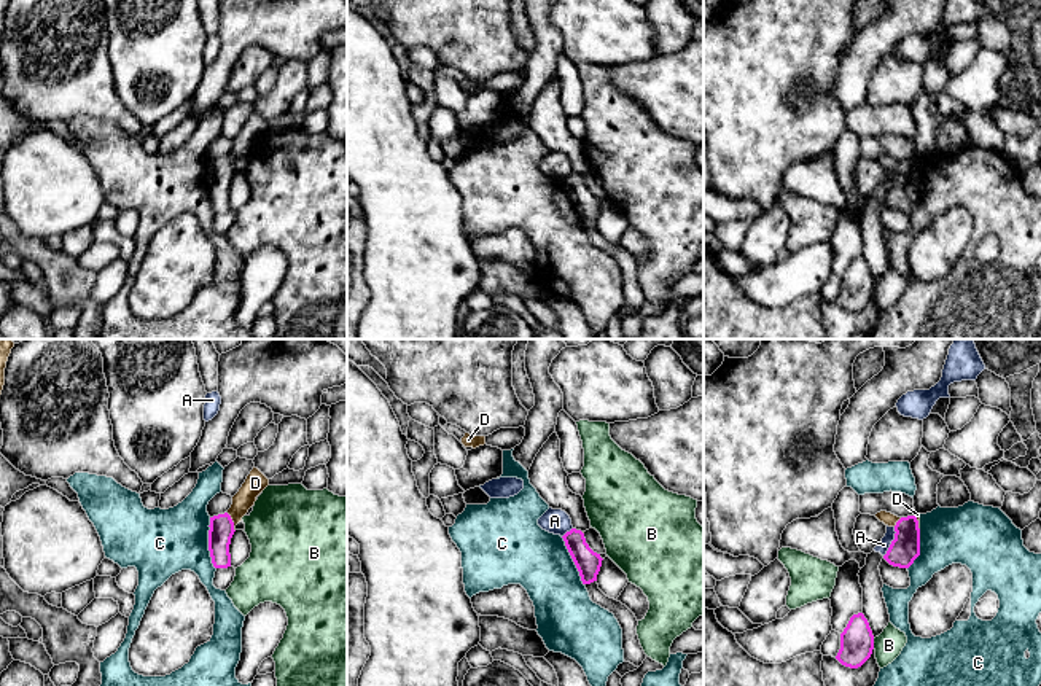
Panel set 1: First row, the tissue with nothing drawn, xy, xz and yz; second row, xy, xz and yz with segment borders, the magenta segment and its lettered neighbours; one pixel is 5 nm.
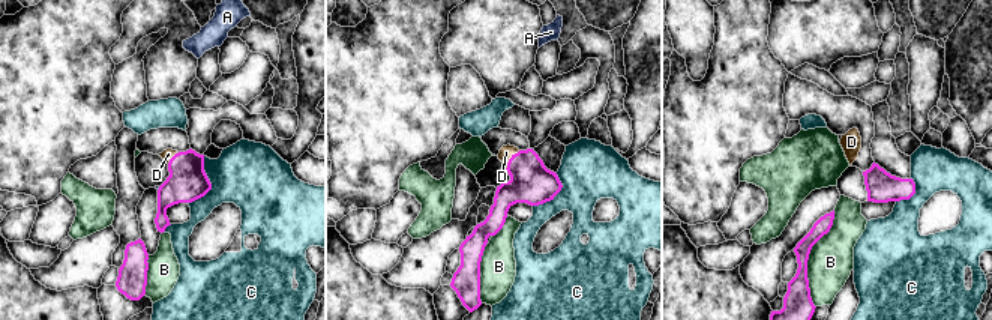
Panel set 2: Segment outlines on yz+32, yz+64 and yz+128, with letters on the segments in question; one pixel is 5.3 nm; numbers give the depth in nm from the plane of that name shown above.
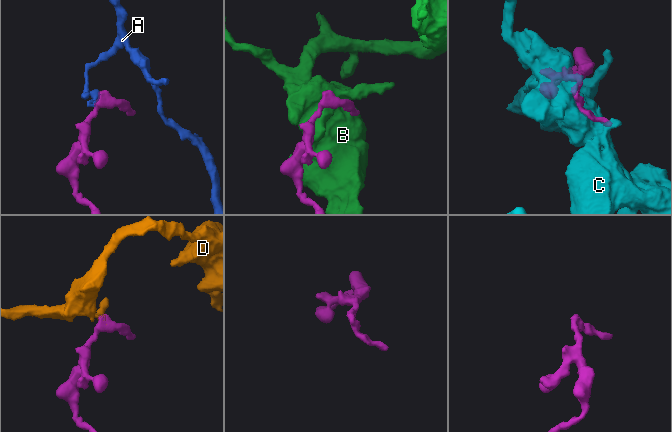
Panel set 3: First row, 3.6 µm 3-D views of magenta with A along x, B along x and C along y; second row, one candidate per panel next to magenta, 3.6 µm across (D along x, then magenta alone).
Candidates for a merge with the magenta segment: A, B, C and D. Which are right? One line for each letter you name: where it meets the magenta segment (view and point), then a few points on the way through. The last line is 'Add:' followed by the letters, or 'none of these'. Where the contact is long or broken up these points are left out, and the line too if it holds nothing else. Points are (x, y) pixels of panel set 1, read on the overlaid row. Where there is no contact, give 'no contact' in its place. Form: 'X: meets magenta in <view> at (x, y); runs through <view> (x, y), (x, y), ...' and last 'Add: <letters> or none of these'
D: meets magenta in xy at (233, 522); runs through xy (222, 527), (233, 522), (234, 513), (255, 483)
Add: D

